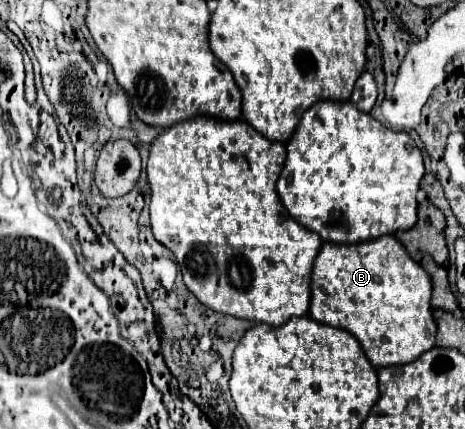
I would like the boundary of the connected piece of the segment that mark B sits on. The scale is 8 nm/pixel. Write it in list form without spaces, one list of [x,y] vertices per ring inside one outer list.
[[[382,236],[360,244],[330,244],[326,242],[316,256],[312,270],[312,300],[310,318],[316,322],[342,328],[358,338],[364,354],[376,368],[398,366],[414,362],[420,354],[430,350],[436,342],[436,322],[432,318],[432,282],[430,274],[414,262],[406,248],[394,236]]]

